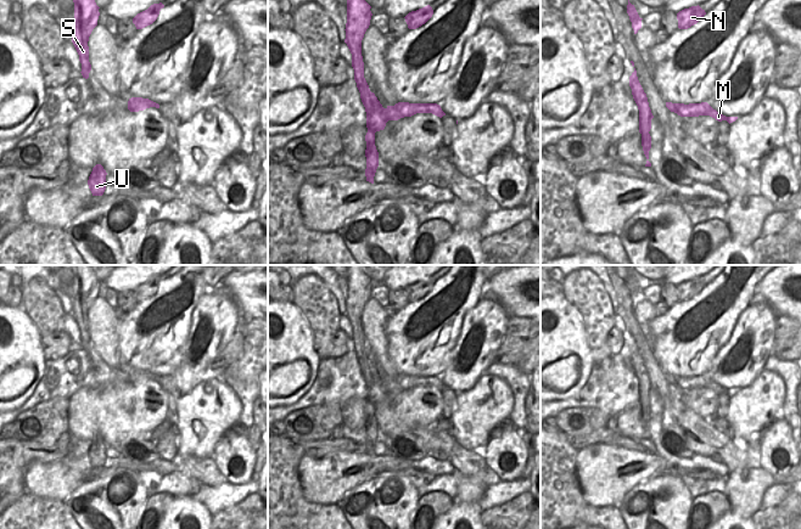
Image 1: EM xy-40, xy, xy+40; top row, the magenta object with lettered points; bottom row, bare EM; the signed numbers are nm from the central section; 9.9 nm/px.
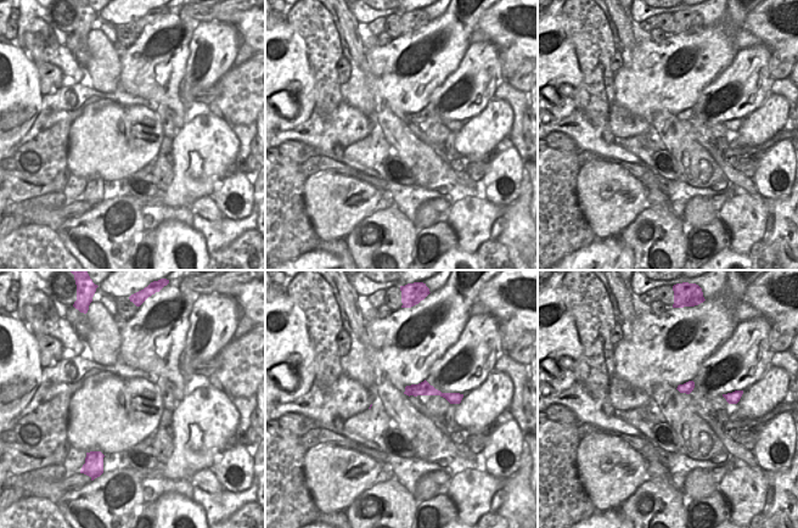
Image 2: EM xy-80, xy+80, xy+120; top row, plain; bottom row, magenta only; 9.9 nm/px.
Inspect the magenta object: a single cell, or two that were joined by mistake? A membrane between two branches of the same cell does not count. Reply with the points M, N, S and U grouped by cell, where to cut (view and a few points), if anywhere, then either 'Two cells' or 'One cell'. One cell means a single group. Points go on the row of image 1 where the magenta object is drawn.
Groups: M N / S U. Split along xy (385, 108), (385, 114), (390, 119). Two cells

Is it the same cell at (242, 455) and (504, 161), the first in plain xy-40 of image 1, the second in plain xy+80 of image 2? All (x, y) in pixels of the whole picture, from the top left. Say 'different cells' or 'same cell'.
same cell

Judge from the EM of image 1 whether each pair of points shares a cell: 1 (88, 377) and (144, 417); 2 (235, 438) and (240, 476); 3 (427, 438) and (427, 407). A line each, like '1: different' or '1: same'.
1: different
2: same
3: different

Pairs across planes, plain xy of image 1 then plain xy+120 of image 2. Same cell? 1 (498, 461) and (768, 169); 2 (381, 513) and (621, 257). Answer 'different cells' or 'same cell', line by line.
1: same cell
2: different cells

